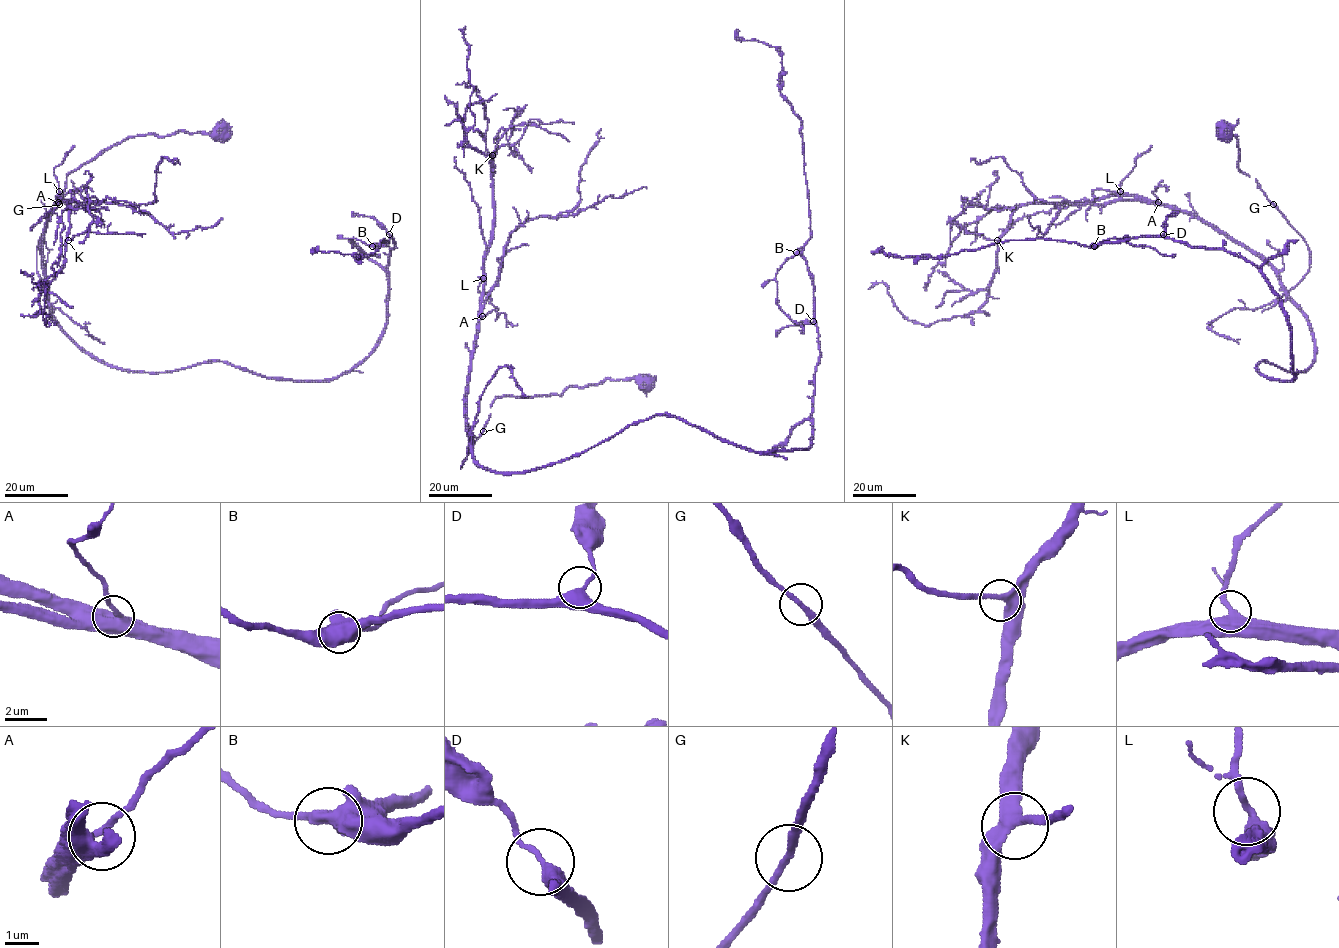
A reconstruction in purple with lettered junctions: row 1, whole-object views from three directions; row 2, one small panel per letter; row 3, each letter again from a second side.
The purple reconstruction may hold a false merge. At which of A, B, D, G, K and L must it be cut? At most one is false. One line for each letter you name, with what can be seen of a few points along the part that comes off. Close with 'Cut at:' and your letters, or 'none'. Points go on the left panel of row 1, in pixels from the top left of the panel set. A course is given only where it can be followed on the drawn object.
Cut at: none

